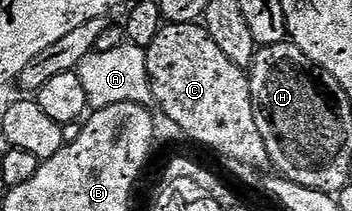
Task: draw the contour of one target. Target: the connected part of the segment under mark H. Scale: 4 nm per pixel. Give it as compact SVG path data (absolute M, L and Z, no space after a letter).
M292 42L258 47L247 75L253 121L269 154L269 164L291 182L324 189L331 180L325 172L325 95L331 91L329 77Z

